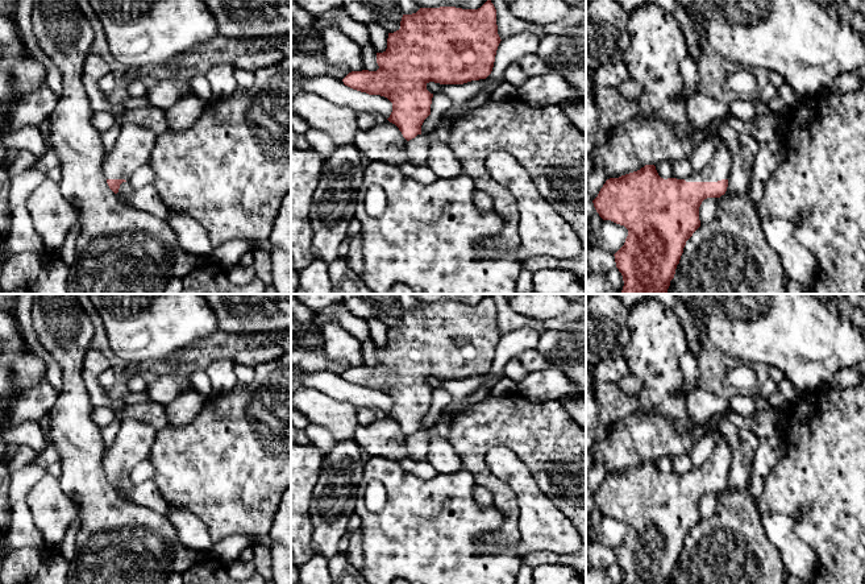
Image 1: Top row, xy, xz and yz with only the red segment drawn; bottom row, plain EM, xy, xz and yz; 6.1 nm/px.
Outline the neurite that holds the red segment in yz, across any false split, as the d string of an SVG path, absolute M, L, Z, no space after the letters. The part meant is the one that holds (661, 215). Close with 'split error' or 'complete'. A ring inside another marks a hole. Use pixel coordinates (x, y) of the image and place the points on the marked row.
M716 137L711 161L685 179L664 179L654 165L645 165L637 171L606 181L592 203L603 220L628 229L624 245L614 254L624 281L621 294L668 294L686 241L700 227L702 202L724 195L731 173L732 154L727 144Z; split error

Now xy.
M134 124L120 127L113 149L103 160L103 175L117 194L122 182L129 182L136 170L149 162L157 134Z; split error

